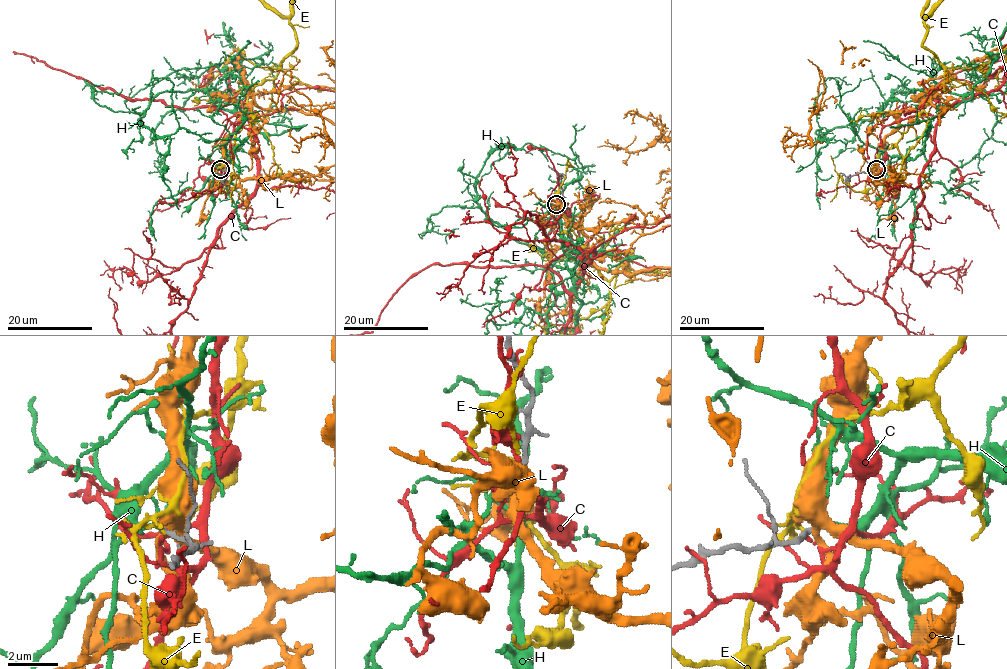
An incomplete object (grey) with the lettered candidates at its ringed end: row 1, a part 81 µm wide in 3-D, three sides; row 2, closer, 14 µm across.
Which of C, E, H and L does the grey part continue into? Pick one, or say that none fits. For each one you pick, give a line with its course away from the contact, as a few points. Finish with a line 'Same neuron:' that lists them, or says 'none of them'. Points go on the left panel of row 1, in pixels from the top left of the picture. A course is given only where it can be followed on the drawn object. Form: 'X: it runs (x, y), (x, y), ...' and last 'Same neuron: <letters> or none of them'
H: it runs (221, 168), (251, 132), (237, 104), (214, 88), (161, 92), (139, 121), (160, 136), (238, 139), (248, 168)
Same neuron: H

